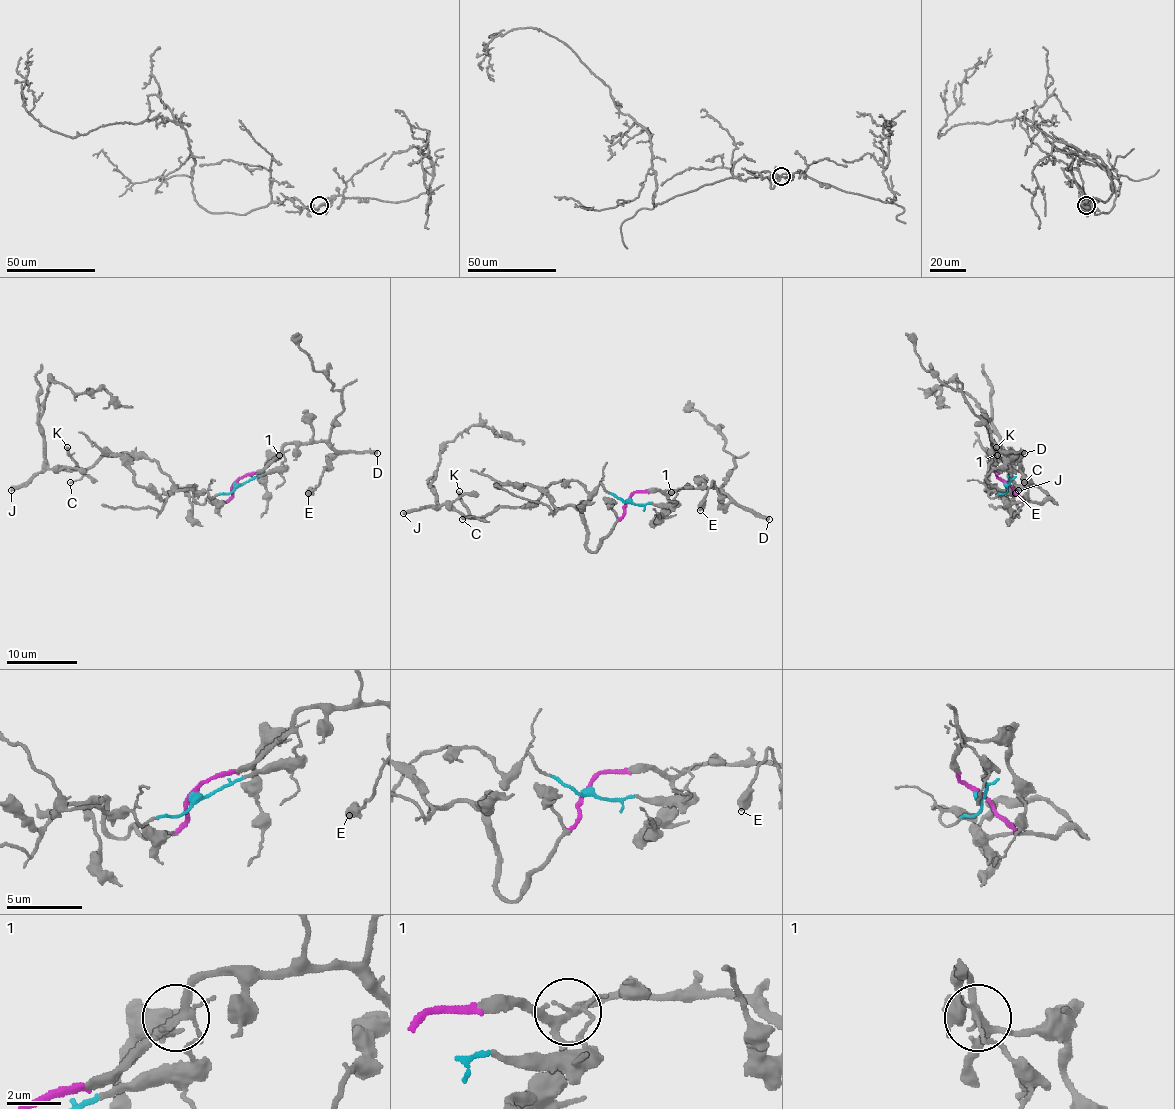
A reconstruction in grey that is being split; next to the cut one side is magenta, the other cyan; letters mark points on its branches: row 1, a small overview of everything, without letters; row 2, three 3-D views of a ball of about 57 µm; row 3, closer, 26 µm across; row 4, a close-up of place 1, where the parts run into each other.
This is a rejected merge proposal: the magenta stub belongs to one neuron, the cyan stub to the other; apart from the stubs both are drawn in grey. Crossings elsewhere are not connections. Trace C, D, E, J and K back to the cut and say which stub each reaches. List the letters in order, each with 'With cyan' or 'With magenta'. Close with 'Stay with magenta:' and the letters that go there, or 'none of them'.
C: With cyan
D: With magenta
E: With magenta
J: With cyan
K: With cyan
Stay with magenta: D, E

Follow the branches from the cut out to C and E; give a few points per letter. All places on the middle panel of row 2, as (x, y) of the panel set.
C: (628, 502), (611, 494), (604, 486), (588, 491), (575, 480), (568, 480), (552, 484), (534, 502), (462, 519)
E: (628, 502), (635, 493), (717, 487), (729, 500), (727, 503), (722, 502), (713, 480), (704, 505), (699, 510)

